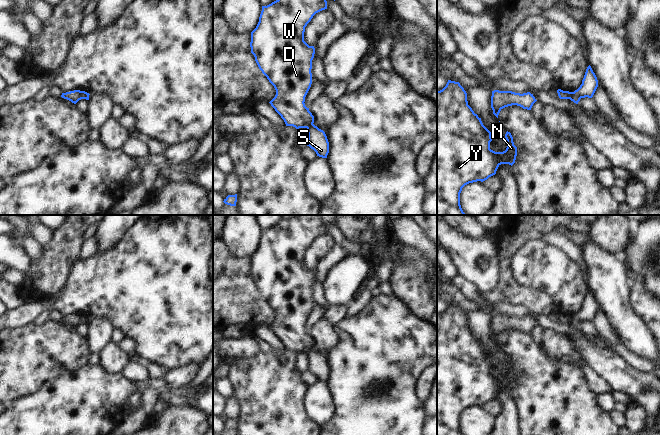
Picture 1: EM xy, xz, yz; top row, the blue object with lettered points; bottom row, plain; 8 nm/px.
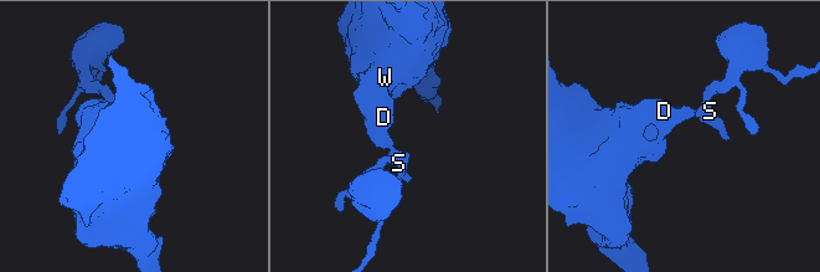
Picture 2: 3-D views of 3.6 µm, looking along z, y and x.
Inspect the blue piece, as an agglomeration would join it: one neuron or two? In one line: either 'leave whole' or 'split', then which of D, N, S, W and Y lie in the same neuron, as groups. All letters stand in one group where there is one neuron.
split | D N W Y / S

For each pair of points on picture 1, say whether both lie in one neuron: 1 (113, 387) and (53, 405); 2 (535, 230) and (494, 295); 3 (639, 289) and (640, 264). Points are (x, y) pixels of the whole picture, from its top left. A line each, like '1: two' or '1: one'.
1: one
2: one
3: two

